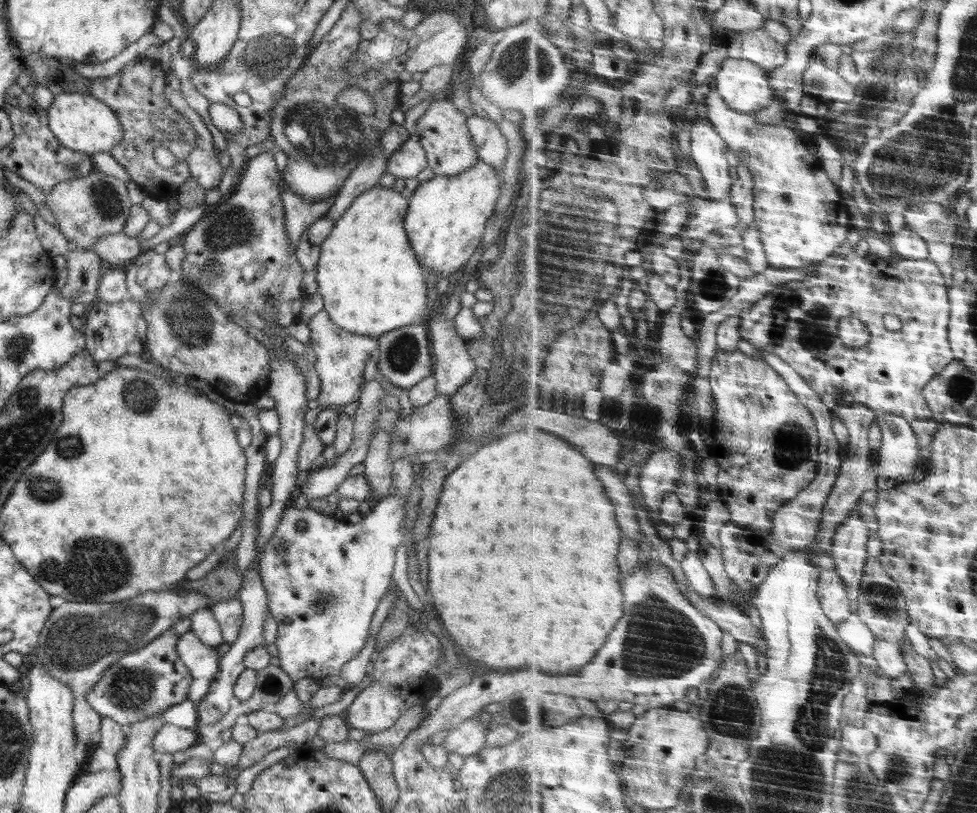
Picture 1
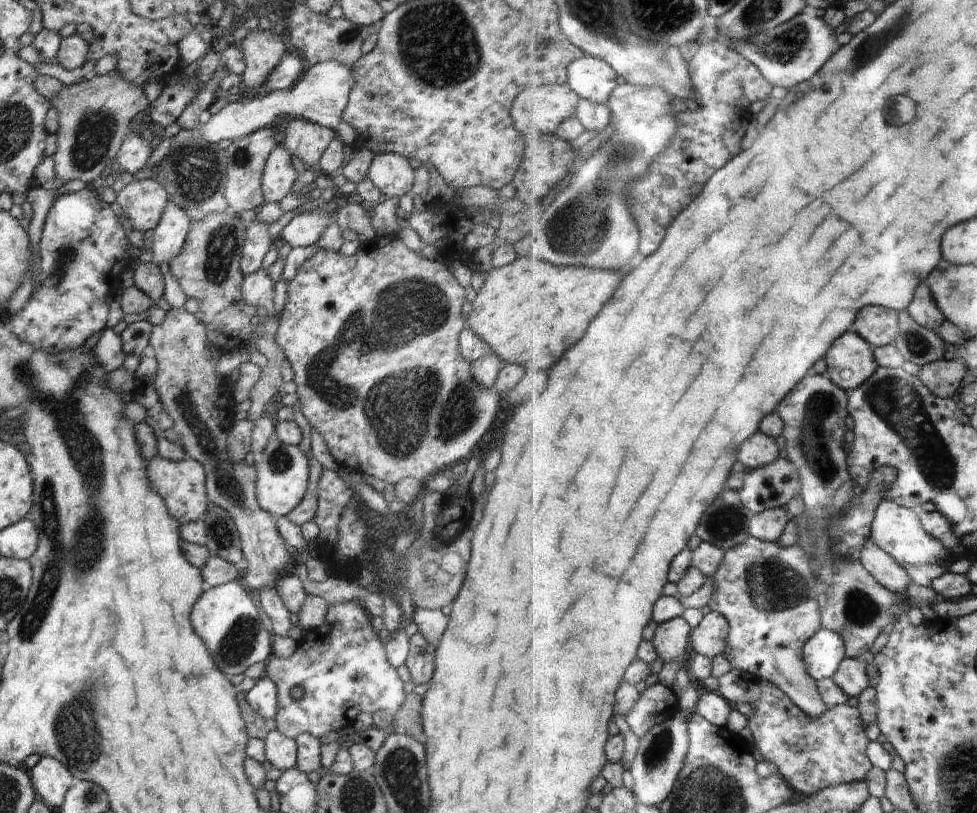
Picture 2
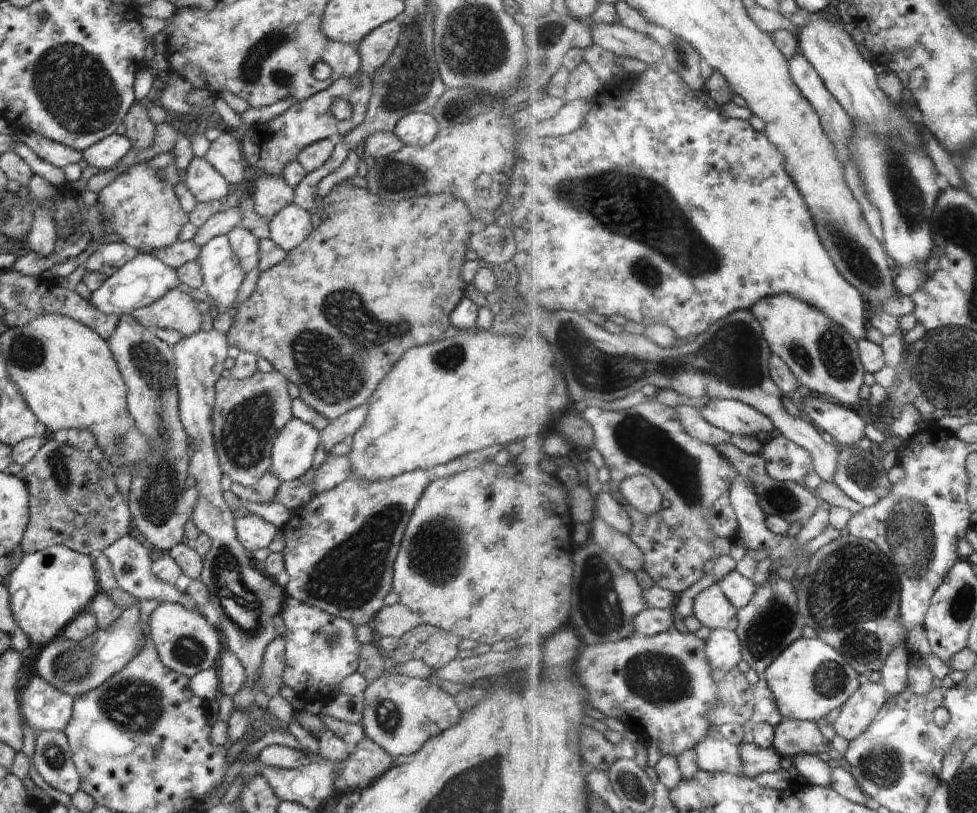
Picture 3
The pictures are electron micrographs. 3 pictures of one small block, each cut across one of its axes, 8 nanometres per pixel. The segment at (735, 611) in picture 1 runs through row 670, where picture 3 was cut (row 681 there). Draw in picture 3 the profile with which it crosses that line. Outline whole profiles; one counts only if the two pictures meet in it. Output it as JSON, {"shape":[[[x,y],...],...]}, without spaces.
{"shape":[[[766,673],[760,676],[760,682],[755,686],[756,712],[752,719],[748,721],[748,742],[755,740],[755,726],[760,723],[771,724],[774,728],[780,726],[785,719],[781,711],[777,696],[769,686]]]}

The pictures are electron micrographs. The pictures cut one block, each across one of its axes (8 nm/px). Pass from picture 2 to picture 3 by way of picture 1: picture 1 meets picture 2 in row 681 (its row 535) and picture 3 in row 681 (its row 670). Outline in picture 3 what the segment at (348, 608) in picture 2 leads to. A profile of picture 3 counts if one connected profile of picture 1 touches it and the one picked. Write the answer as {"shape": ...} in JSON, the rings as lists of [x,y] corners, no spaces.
{"shape":[[[301,603],[298,607],[284,606],[280,612],[286,626],[283,635],[285,640],[286,668],[283,672],[283,681],[286,686],[294,689],[302,702],[320,701],[335,697],[339,692],[339,684],[352,673],[357,672],[360,643],[356,639],[356,628],[354,623],[325,613],[315,606]]]}

